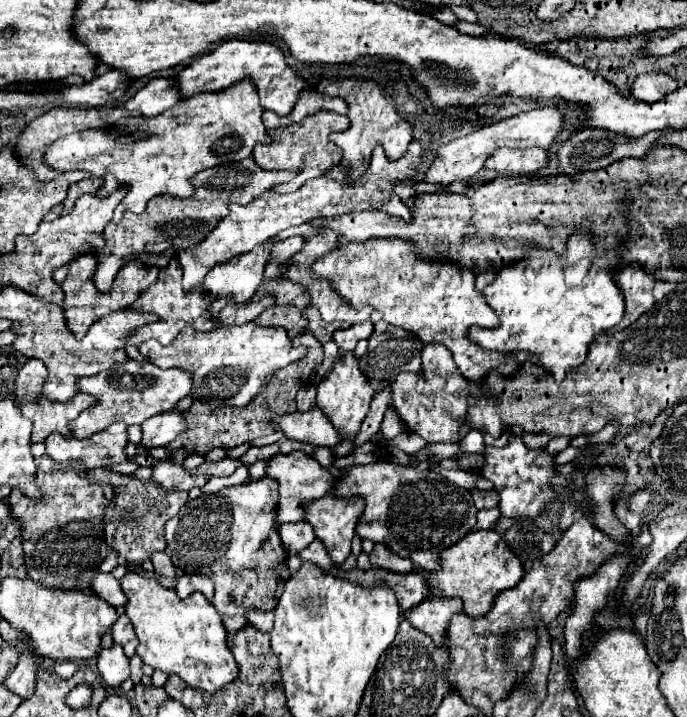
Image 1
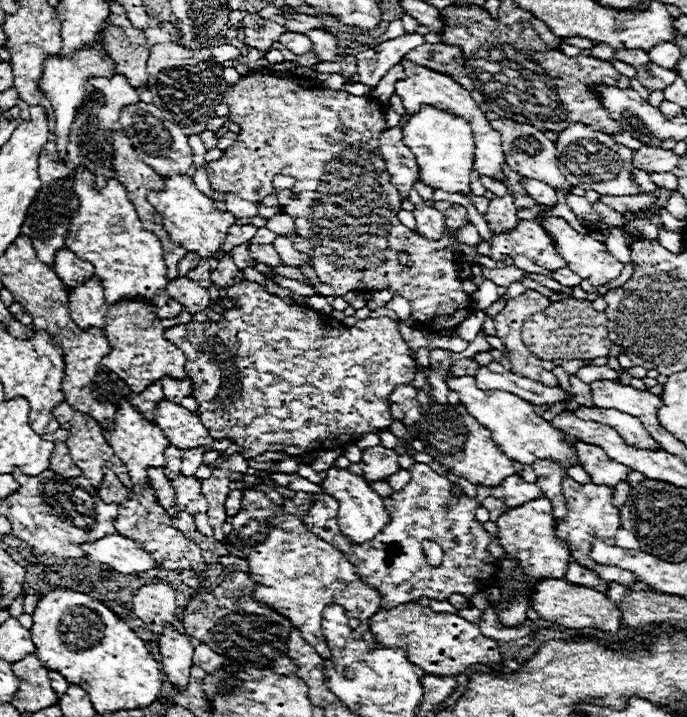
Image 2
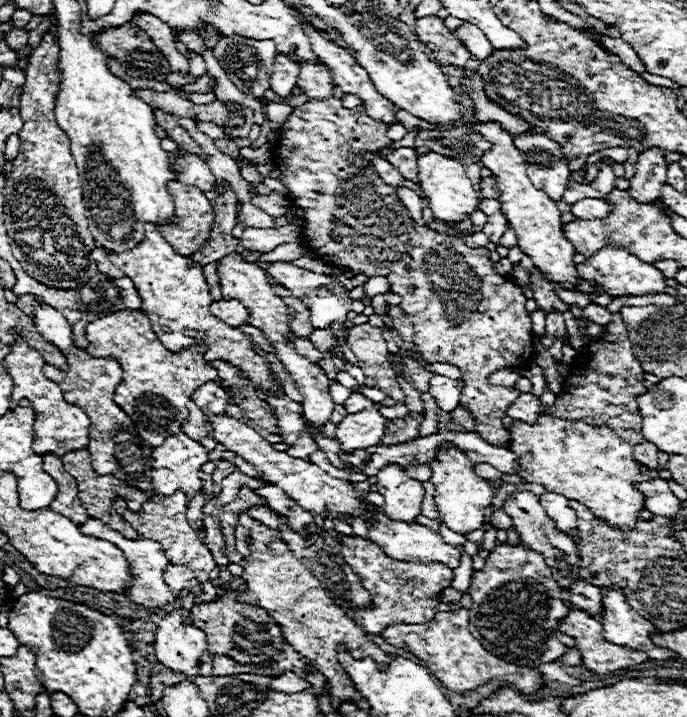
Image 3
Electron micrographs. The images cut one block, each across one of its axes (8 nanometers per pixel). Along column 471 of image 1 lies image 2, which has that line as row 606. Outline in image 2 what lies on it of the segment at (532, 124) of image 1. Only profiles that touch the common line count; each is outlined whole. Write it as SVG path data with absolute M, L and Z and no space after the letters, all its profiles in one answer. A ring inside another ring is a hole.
M146 584L142 586L132 600L134 614L152 630L154 634L162 634L164 626L172 626L176 622L176 592L168 584Z

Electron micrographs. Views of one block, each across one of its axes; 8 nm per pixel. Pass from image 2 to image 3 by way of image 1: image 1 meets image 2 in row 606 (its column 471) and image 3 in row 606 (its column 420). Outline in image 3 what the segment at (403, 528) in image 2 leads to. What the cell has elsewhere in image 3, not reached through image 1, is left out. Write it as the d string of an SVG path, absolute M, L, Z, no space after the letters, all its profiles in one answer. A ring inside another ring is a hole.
M356 534L342 536L340 556L344 562L360 576L360 584L370 592L372 604L368 608L354 608L352 618L360 630L366 634L382 634L388 624L422 624L434 618L438 612L436 606L440 602L442 590L452 586L454 570L446 564L420 564L420 562L398 562L390 556L384 556L384 550L370 540L364 540Z

